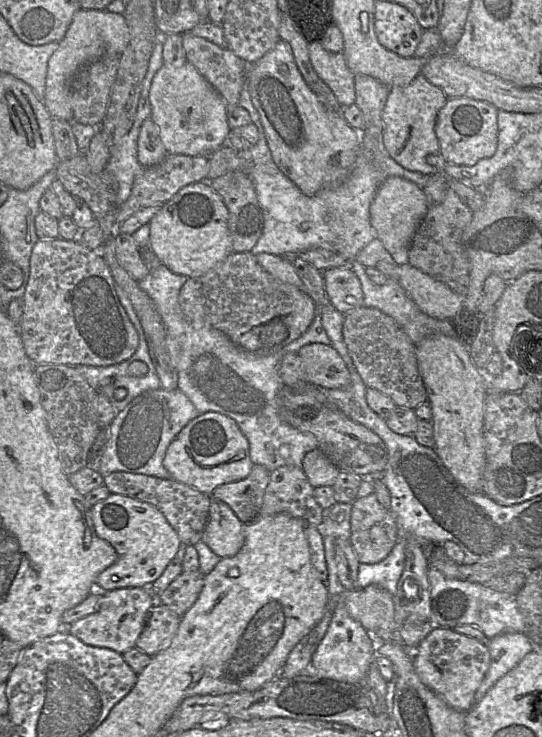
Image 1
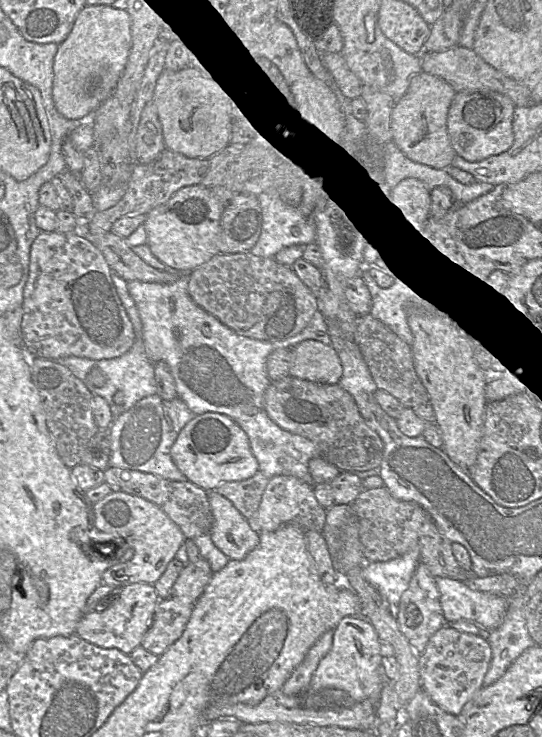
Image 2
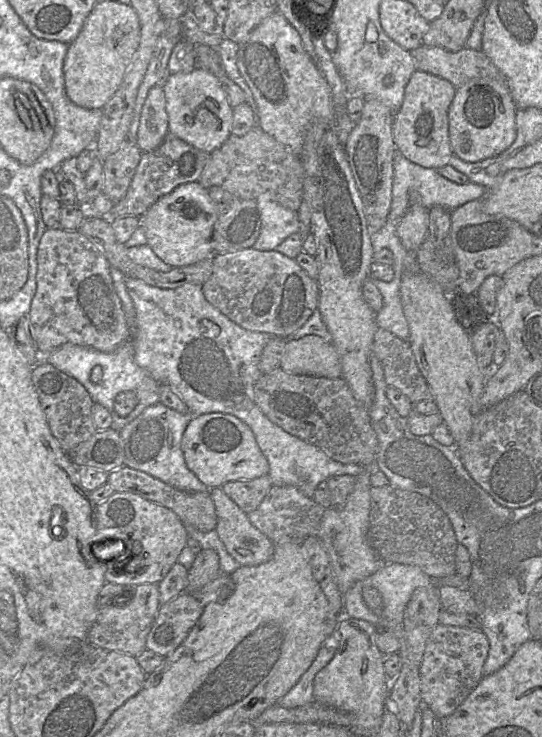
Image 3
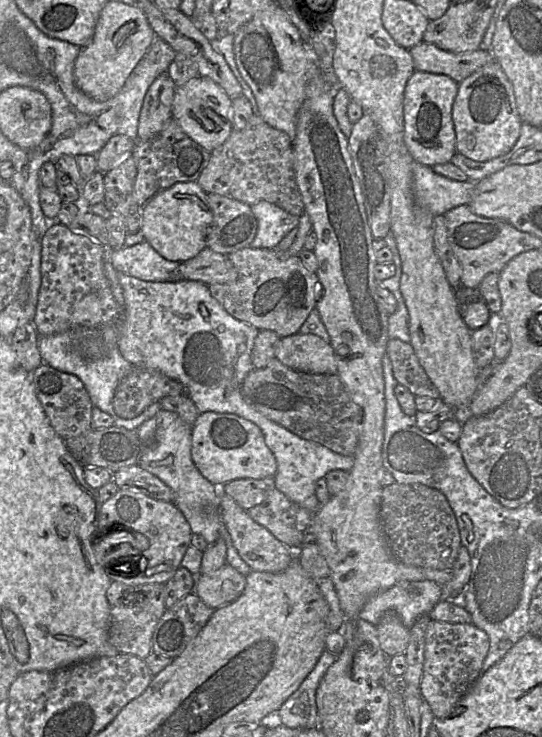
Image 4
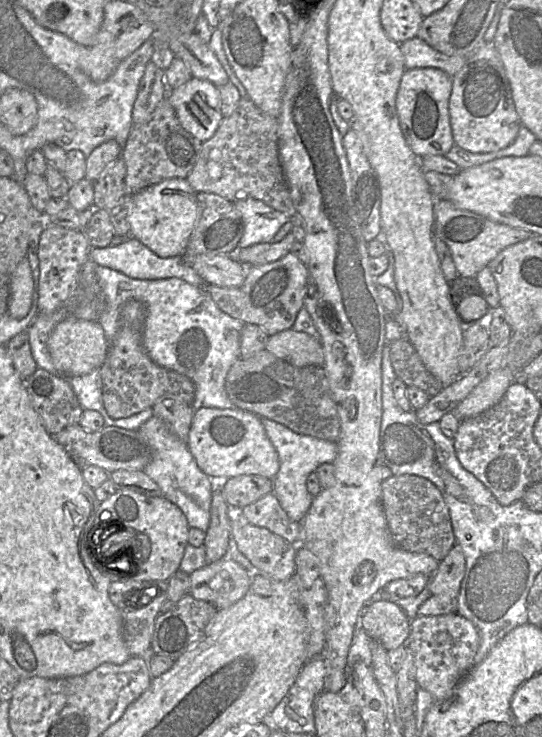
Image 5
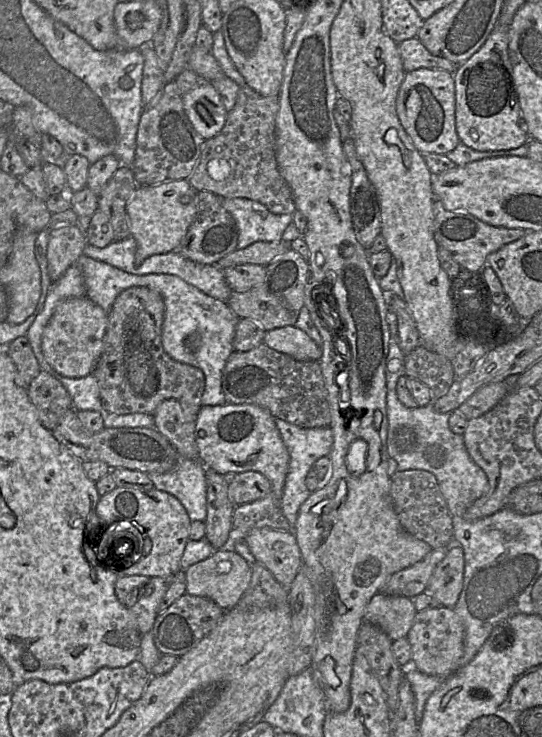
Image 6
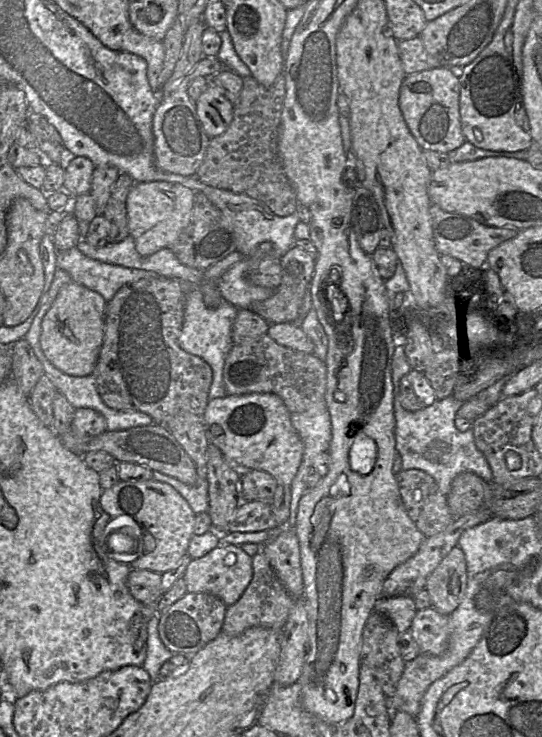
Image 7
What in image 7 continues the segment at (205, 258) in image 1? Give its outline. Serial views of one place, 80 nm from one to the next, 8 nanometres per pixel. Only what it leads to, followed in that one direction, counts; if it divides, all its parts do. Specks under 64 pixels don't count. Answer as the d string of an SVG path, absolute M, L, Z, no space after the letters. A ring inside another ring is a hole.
M152 181L134 184L127 197L126 210L129 235L134 238L141 256L150 256L174 244L190 222L194 195L194 191L179 183Z

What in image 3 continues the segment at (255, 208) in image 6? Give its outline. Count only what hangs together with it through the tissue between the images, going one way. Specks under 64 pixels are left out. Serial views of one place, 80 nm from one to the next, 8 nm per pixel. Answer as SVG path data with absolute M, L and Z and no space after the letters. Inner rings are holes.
M268 193L259 195L256 205L261 229L253 248L260 251L275 250L287 237L300 231L298 212L283 207Z

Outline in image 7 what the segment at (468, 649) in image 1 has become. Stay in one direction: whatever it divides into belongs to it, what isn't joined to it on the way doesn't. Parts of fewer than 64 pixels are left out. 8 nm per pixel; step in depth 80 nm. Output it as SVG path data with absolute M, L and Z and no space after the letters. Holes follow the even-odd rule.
M433 607L419 610L413 618L410 633L420 653L442 655L449 646L449 616L439 613Z

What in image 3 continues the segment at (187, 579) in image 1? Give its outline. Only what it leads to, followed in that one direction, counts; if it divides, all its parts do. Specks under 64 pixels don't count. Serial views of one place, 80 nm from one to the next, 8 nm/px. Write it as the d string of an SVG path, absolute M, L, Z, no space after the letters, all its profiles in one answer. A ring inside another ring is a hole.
M212 549L202 550L188 570L188 587L190 594L197 594L205 585L219 576L219 556Z

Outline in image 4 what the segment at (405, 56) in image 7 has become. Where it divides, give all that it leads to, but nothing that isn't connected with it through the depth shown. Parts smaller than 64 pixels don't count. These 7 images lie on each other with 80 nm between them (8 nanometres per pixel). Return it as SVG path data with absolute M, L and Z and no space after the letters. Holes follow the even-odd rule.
M424 41L409 49L416 71L443 74L456 83L493 61L490 50L477 49L452 53Z

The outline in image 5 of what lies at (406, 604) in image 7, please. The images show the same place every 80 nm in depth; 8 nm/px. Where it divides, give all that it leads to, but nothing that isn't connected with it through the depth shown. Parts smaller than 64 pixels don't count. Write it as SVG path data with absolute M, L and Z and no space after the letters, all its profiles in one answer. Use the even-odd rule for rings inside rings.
M377 600L363 609L359 626L371 639L391 651L407 642L410 623L411 620L397 604Z

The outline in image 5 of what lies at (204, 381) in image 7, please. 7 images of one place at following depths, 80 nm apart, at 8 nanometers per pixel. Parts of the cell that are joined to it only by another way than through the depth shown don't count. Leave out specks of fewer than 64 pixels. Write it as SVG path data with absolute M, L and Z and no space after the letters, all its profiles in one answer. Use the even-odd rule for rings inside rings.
M135 299L126 301L120 310L119 328L104 363L101 365L103 405L113 419L128 418L153 408L161 397L180 399L192 404L195 399L195 385L187 376L161 367L153 362L143 346L143 328L146 318L145 305Z

